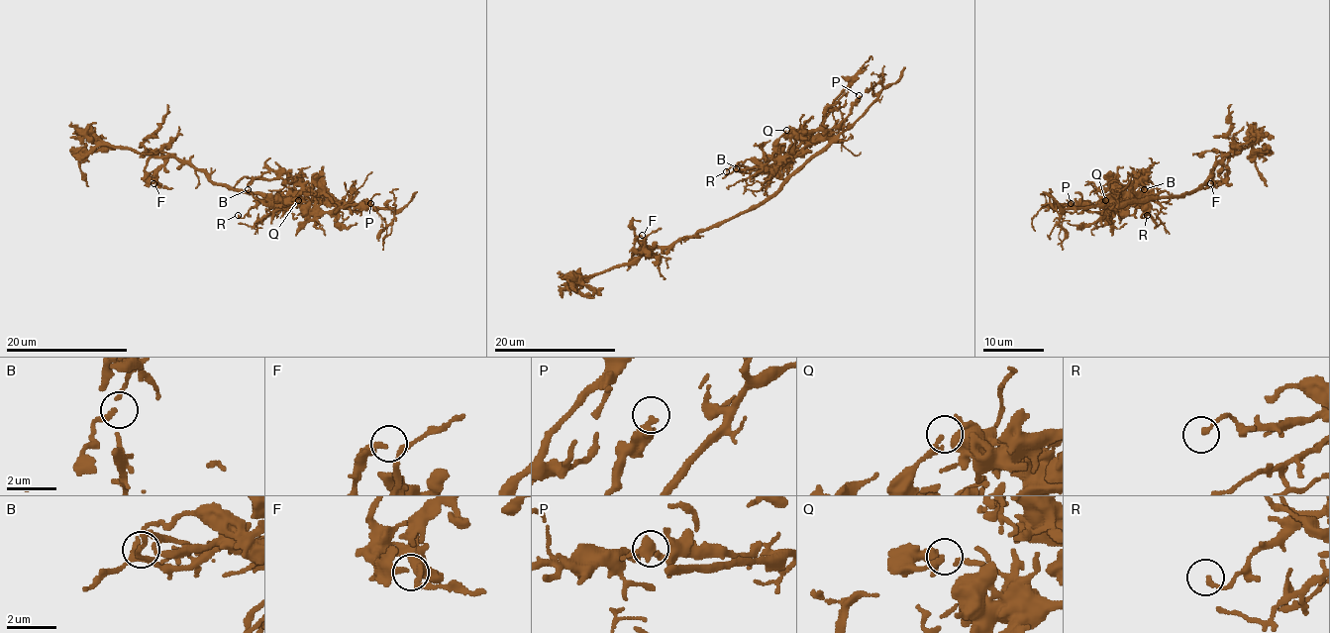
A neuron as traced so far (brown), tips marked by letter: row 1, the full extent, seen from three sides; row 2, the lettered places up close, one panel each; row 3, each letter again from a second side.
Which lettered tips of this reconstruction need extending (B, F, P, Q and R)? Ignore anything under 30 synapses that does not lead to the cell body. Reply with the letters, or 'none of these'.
none of these

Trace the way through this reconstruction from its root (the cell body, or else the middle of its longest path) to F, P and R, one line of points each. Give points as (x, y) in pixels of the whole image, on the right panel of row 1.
F: (1189, 192), (1205, 180), (1222, 158), (1219, 175), (1227, 178), (1210, 183)
P: (1189, 192), (1121, 203), (1105, 200), (1093, 204), (1071, 203)
R: (1189, 192), (1174, 195), (1162, 191), (1150, 203), (1142, 200), (1145, 209), (1142, 217), (1147, 215)

